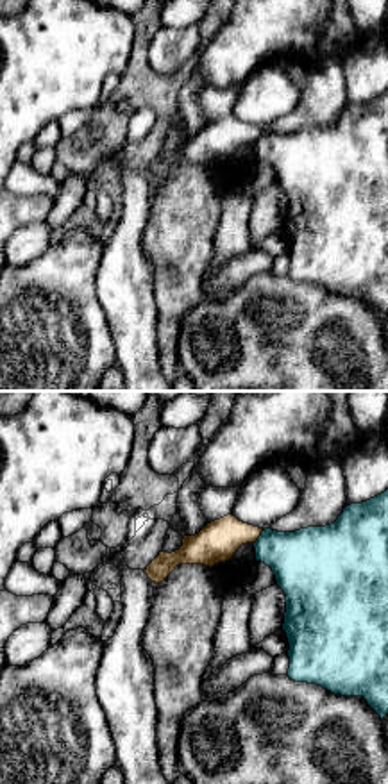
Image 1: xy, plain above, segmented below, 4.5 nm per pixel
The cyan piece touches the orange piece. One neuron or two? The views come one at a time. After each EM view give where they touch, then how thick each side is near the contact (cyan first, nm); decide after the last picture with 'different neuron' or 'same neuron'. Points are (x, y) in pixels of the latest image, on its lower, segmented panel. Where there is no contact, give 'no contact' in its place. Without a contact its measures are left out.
contact (258, 538); calibres 300 and 180 nm

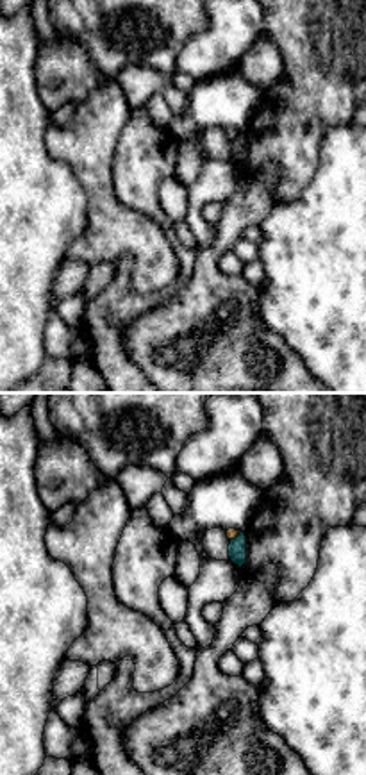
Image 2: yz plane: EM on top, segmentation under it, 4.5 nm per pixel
contact (238, 536); calibres 80 and 50 nm

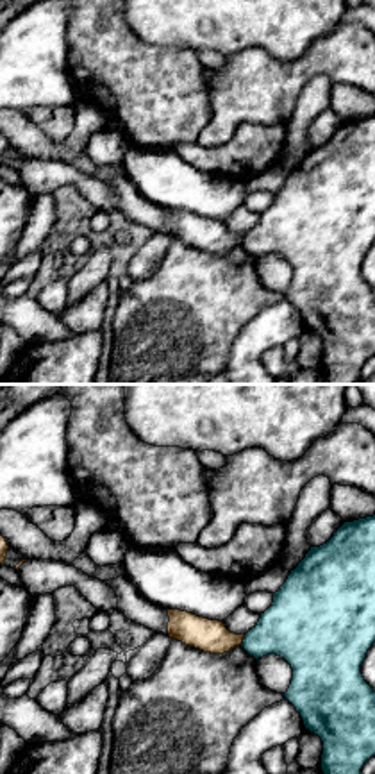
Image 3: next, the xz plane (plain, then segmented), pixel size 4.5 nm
contact (243, 640); calibres 300 and 150 nm

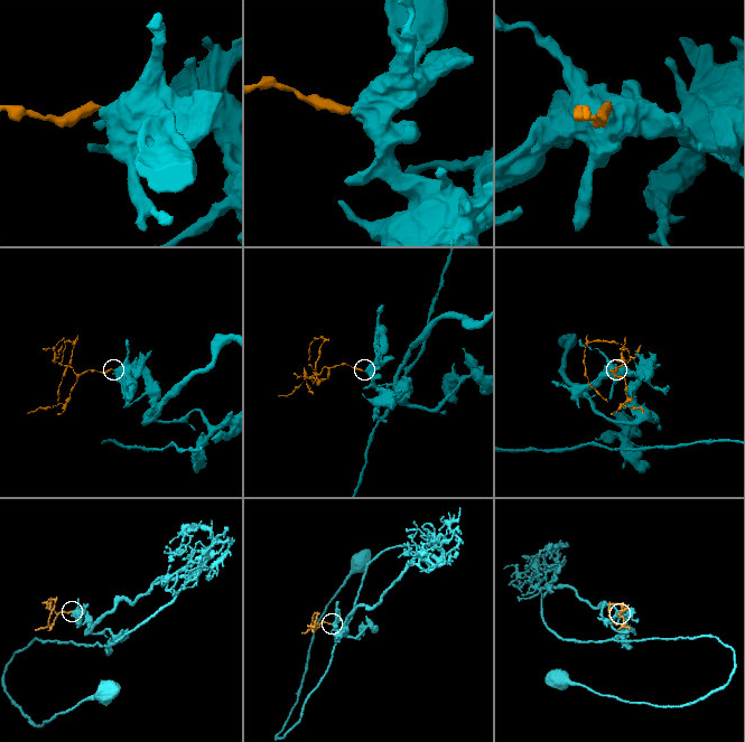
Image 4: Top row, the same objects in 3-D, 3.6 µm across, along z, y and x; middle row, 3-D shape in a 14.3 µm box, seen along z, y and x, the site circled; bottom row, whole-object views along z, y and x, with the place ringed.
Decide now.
different neuron

